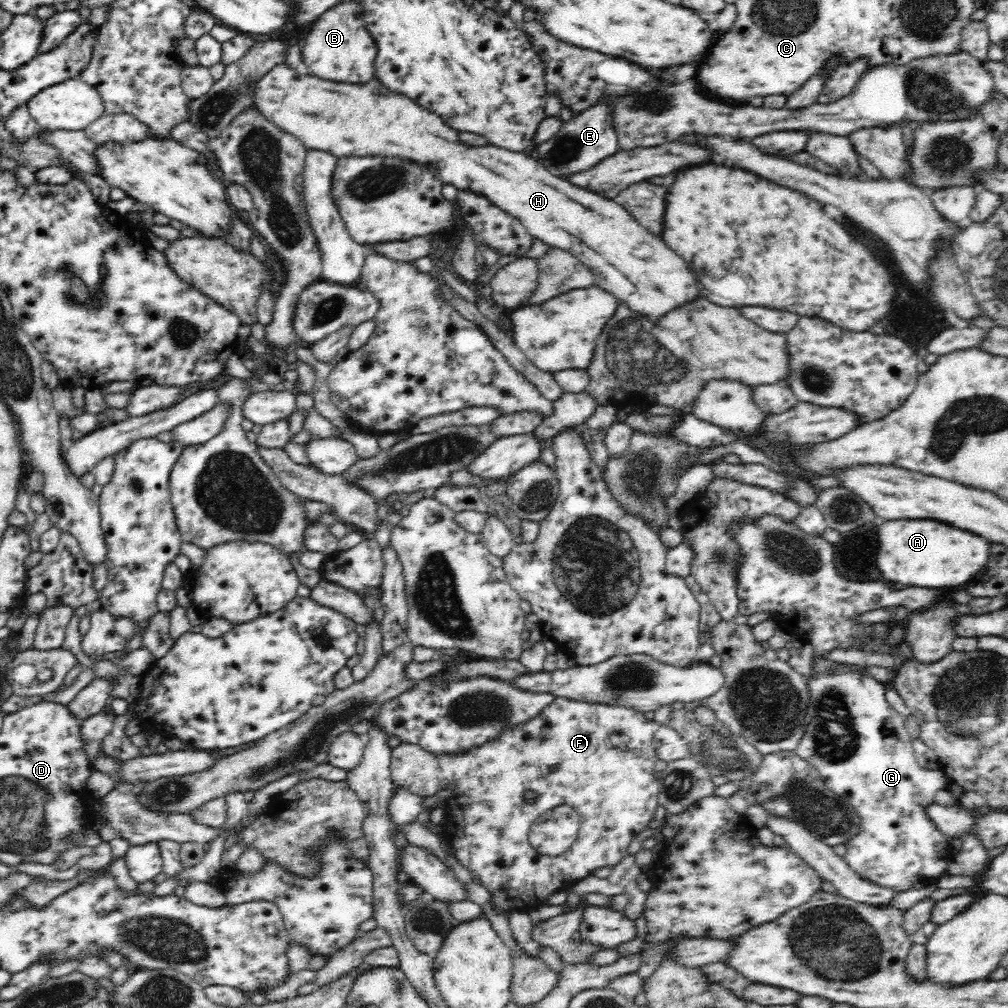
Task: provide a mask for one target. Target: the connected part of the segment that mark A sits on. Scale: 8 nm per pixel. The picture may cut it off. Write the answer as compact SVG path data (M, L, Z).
M892 520L878 526L880 552L876 564L890 582L924 588L952 588L968 582L990 558L990 542L978 534L964 532L934 520Z

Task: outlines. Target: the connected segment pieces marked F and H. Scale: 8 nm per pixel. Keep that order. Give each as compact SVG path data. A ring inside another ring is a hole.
M556 697L554 702L547 704L535 717L532 717L526 722L514 725L509 729L504 729L494 740L489 740L482 744L482 746L476 746L476 748L472 748L468 752L462 751L460 754L452 754L452 756L446 756L445 754L437 756L436 754L431 754L423 750L416 744L401 742L399 746L392 748L391 751L391 777L393 778L394 784L400 785L420 797L432 796L436 792L440 792L440 790L452 788L452 794L448 796L443 810L438 815L442 828L440 835L454 850L454 856L458 860L458 863L464 865L471 873L475 872L475 874L478 874L481 885L490 891L492 906L496 907L498 911L502 911L507 918L510 913L528 913L546 904L551 894L567 889L578 880L592 876L598 868L616 866L620 860L629 854L628 846L630 846L630 842L632 842L632 839L636 837L638 832L644 832L650 826L650 822L654 820L654 814L656 814L656 808L659 805L661 788L659 779L654 778L654 767L659 760L655 752L654 744L654 736L658 728L660 728L660 725L653 720L648 720L642 711L624 707L624 705L588 703L580 700L571 700L566 697ZM528 790L536 792L534 803L524 802L524 792L528 792ZM560 805L574 807L574 810L581 816L580 828L576 840L564 854L560 854L560 856L544 856L536 852L536 849L530 844L529 832L531 831L532 824L535 823L535 820L543 812L554 807L559 807Z
M278 64L254 86L250 86L250 95L258 111L282 131L299 138L307 150L328 152L338 159L344 156L398 156L424 167L434 167L444 184L458 190L470 188L472 192L484 195L500 210L520 221L534 238L550 247L574 254L595 276L596 287L613 294L621 303L628 304L630 310L644 315L652 323L674 308L700 298L700 288L688 264L678 254L674 254L658 236L634 220L623 206L551 174L532 155L492 145L465 146L460 141L460 133L450 128L435 112L422 108L416 101L400 93L388 90L376 78L364 84L336 84L320 80L317 76L299 74L286 64Z

